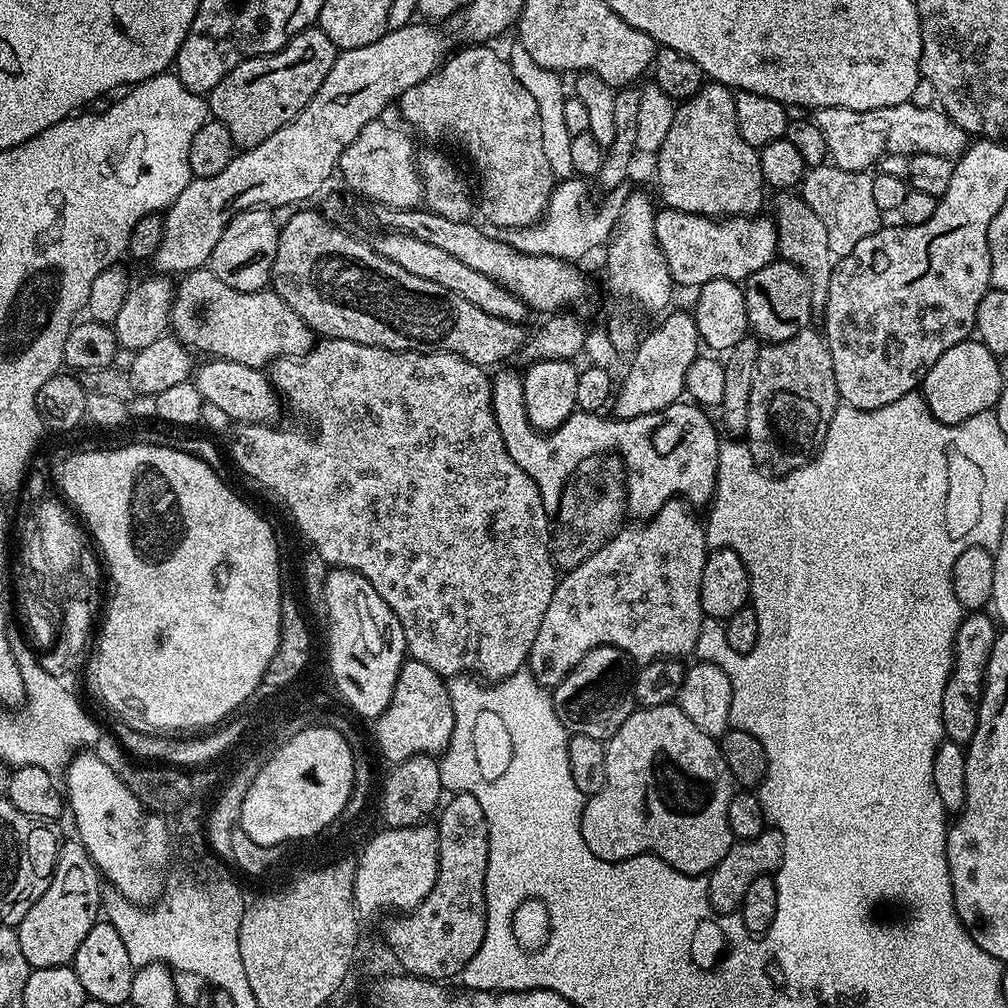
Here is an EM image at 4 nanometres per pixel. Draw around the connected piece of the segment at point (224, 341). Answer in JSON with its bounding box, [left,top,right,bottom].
[170,266,314,370]

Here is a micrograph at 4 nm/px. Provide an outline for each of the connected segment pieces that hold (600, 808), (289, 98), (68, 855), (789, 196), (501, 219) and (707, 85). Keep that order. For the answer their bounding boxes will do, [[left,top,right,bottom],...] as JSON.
[[579,703,734,878],[207,26,338,149],[18,839,102,969],[774,192,834,306],[398,46,554,230],[655,82,762,218]]

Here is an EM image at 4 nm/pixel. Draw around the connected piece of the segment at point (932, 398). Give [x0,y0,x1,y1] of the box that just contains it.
[922,338,1006,424]

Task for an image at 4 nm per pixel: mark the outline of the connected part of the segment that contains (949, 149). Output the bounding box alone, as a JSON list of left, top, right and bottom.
[812,101,970,172]

